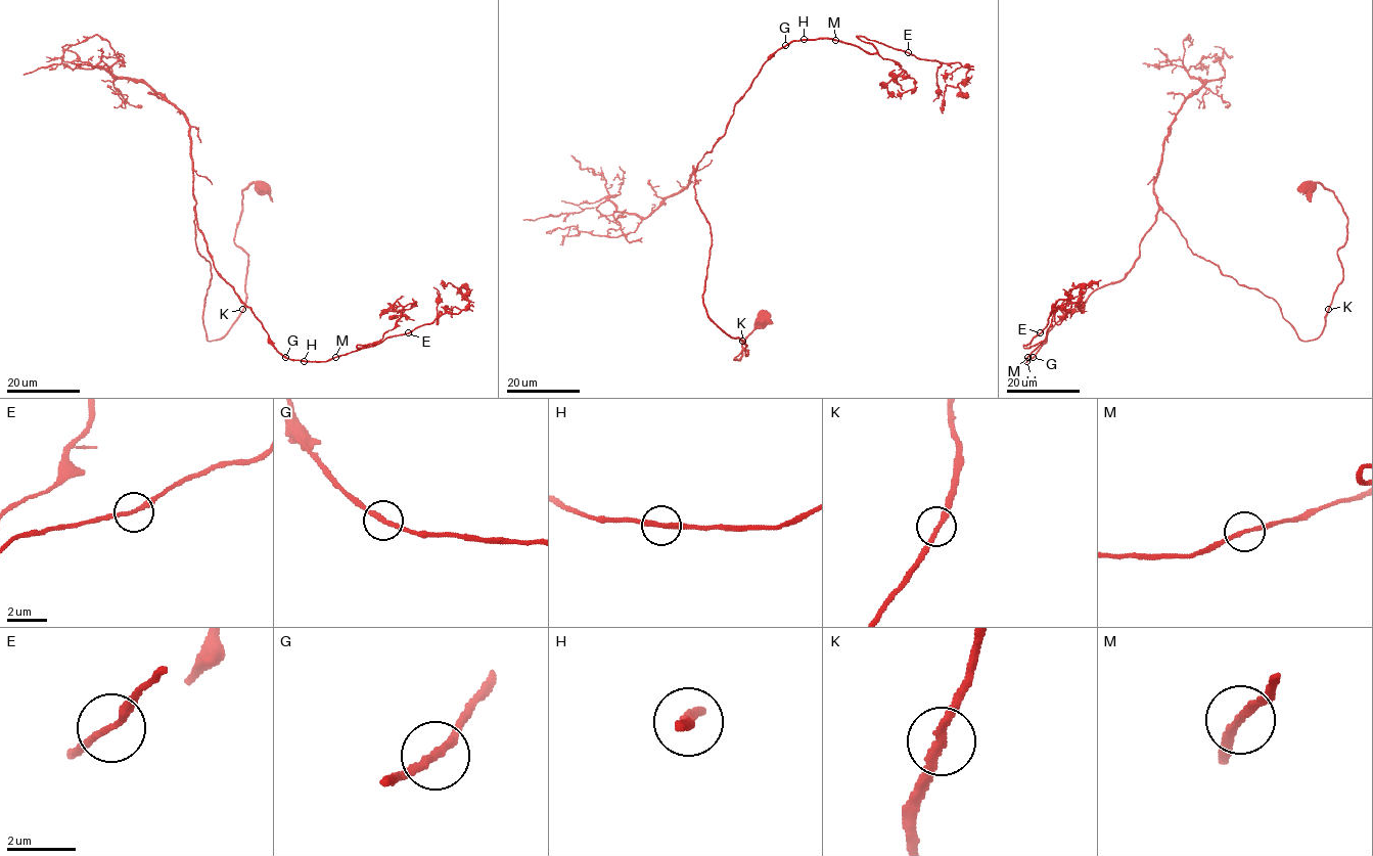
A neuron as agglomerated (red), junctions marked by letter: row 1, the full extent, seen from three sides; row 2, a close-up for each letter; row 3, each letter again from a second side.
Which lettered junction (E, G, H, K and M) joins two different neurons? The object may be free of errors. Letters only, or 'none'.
none

